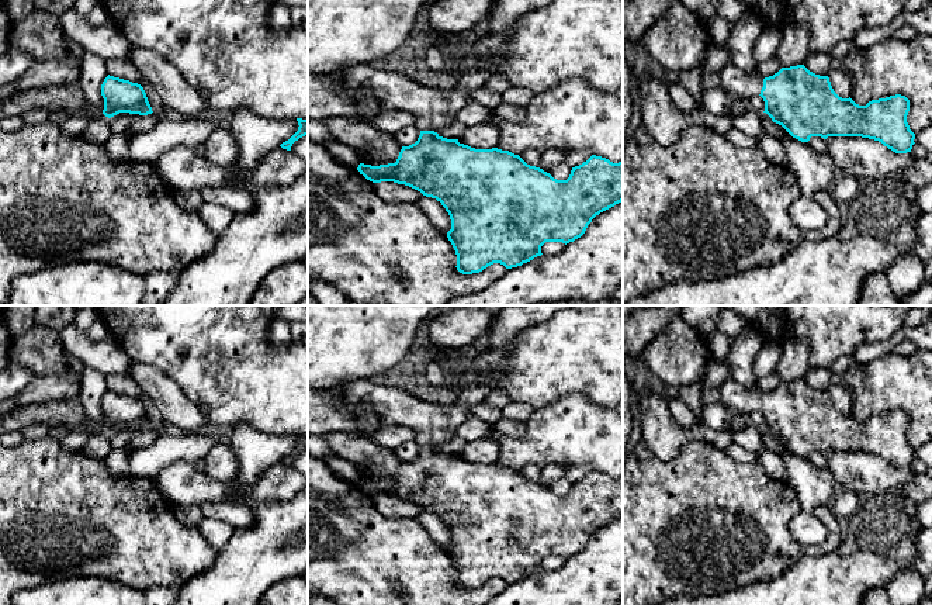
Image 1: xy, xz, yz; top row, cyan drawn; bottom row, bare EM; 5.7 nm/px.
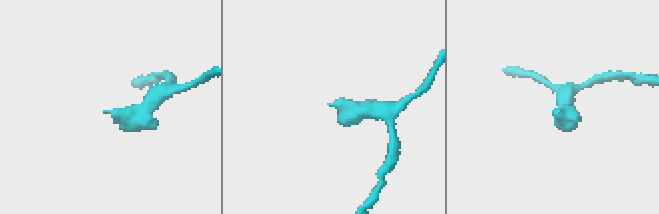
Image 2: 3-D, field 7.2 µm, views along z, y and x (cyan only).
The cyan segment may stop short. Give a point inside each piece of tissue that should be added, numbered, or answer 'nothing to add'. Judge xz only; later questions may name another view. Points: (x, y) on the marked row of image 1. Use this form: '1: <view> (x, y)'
1: xz (433, 109)

